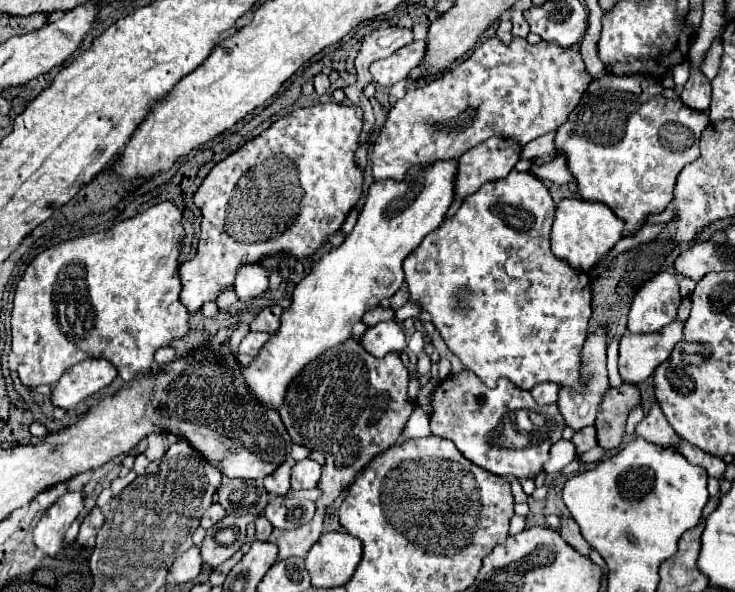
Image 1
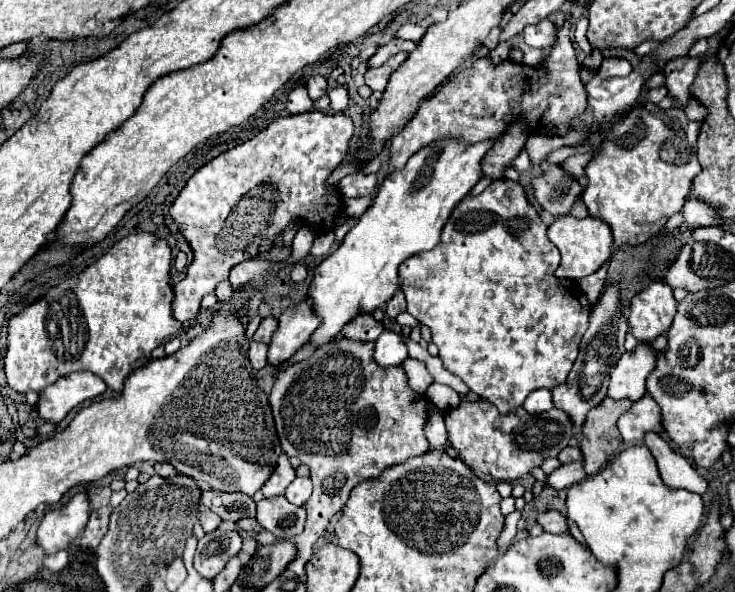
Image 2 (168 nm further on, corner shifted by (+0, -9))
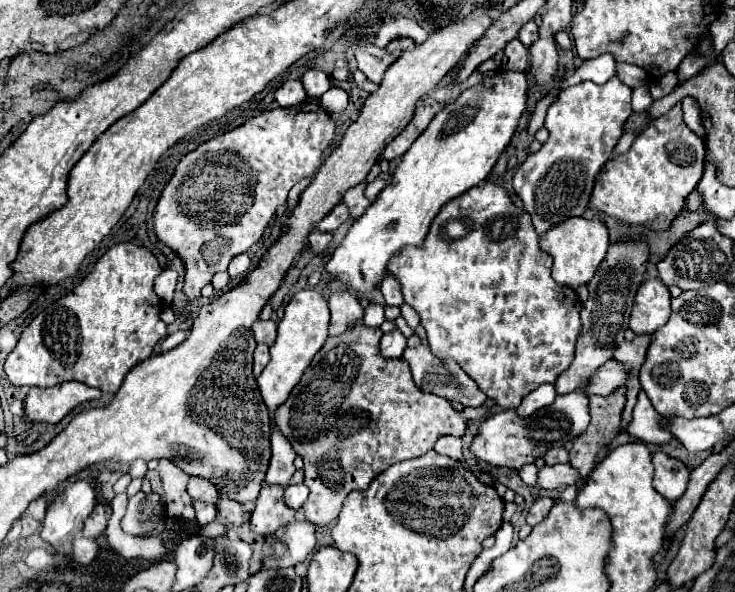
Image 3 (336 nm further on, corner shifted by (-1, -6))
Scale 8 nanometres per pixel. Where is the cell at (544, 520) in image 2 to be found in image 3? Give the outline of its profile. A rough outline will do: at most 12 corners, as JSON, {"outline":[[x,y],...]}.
{"outline":[[540,499],[530,507],[528,525],[534,527],[550,513],[554,501]]}

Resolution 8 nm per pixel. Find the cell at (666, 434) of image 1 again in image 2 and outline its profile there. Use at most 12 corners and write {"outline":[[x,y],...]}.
{"outline":[[649,432],[645,446],[659,476],[673,490],[705,494],[709,484],[663,436]]}

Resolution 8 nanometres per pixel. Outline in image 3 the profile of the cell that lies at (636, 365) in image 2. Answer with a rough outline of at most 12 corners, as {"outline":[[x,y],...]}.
{"outline":[[612,359],[592,373],[586,393],[608,397],[626,387],[630,371]]}

